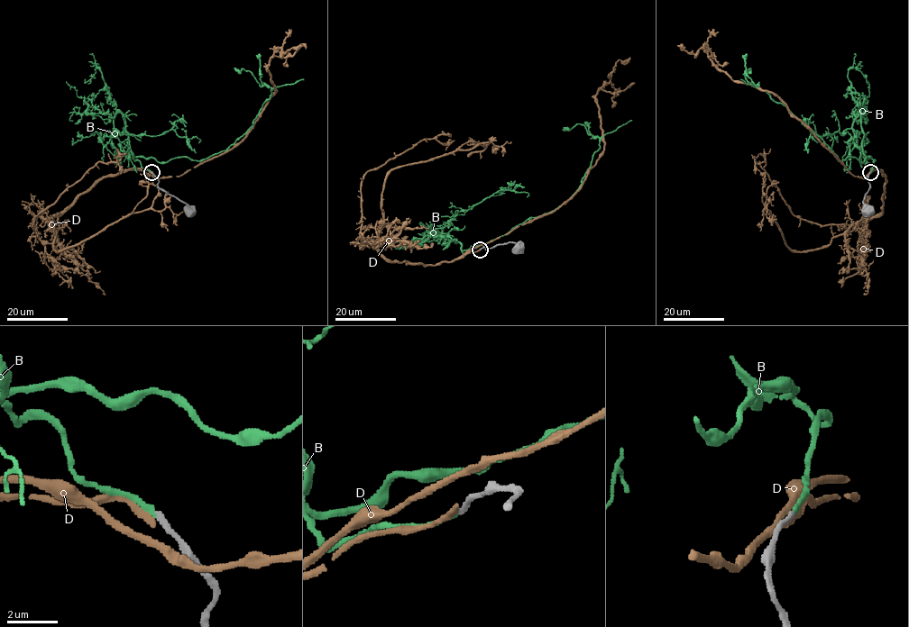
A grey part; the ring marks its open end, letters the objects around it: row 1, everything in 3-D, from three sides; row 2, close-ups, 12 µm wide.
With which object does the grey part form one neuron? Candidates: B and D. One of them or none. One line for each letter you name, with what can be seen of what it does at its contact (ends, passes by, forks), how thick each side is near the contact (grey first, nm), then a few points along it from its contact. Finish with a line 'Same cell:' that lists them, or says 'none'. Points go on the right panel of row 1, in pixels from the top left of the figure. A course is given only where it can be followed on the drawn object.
B: it ends; calibres 240 and 180 nm; course (870, 172), (870, 157), (840, 161), (785, 106), (748, 81), (750, 68)
Same cell: B

